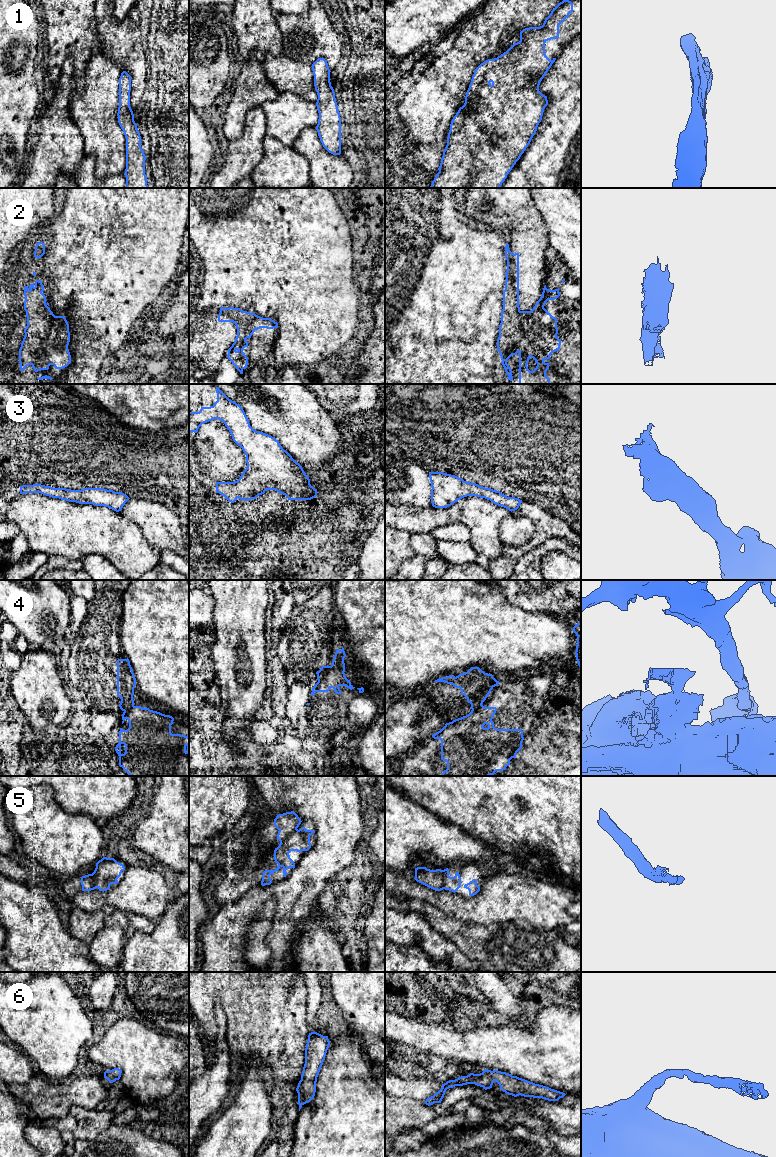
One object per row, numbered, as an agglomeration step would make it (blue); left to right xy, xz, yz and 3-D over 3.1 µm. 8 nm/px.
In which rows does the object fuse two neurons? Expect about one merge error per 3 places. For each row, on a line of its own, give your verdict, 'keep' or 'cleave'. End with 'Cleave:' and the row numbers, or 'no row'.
1: keep
2: keep
3: keep
4: cleave
5: cleave
6: keep
Cleave: 4, 5

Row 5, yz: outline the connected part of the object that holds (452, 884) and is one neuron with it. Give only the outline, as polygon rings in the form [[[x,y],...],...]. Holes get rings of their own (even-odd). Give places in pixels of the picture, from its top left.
[[[446,868],[442,870],[442,873],[444,876],[443,888],[455,893],[461,887],[461,877],[459,875],[459,872],[456,872],[454,877],[450,877],[449,869]]]

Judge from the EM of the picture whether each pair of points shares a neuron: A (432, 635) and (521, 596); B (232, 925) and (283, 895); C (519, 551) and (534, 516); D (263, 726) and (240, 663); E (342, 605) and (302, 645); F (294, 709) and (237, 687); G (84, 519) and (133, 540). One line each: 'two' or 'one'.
A: two
B: one
C: one
D: two
E: two
F: two
G: one

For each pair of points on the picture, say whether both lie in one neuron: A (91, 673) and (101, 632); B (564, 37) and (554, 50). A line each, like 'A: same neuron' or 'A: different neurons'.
A: same neuron
B: same neuron

